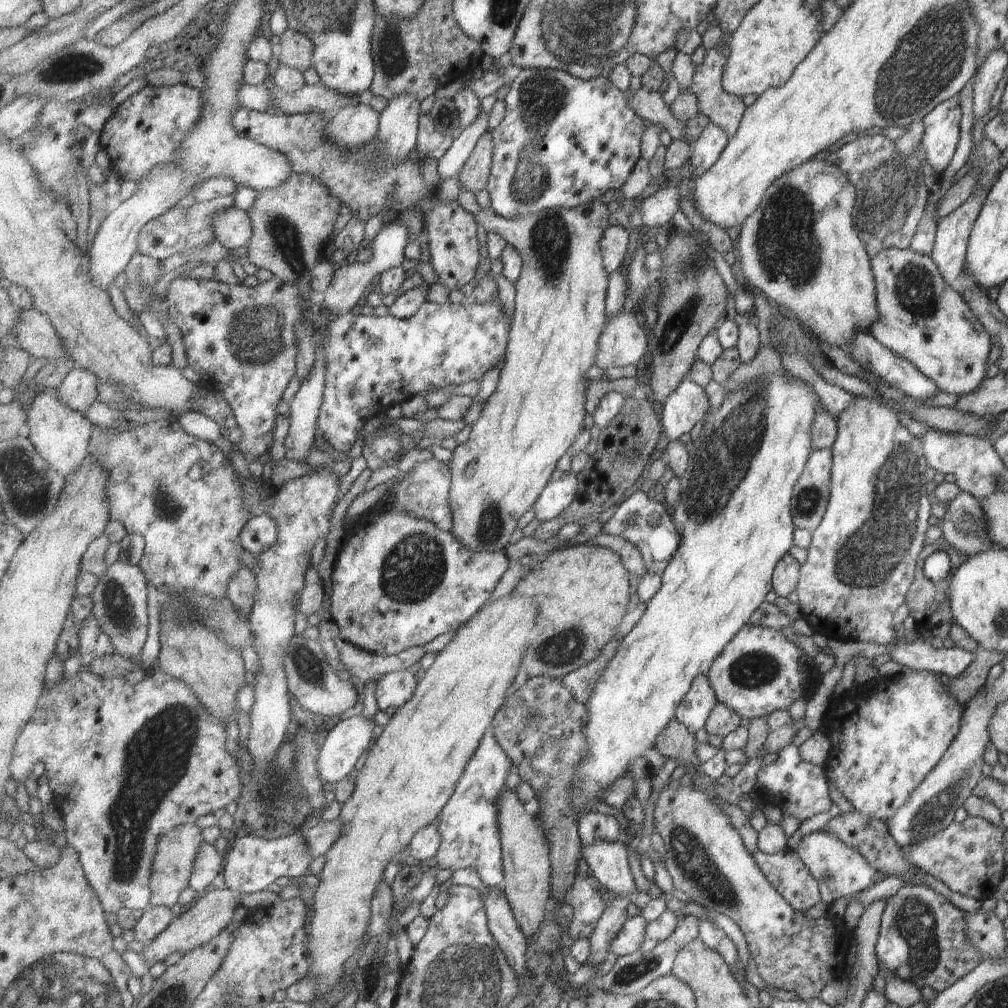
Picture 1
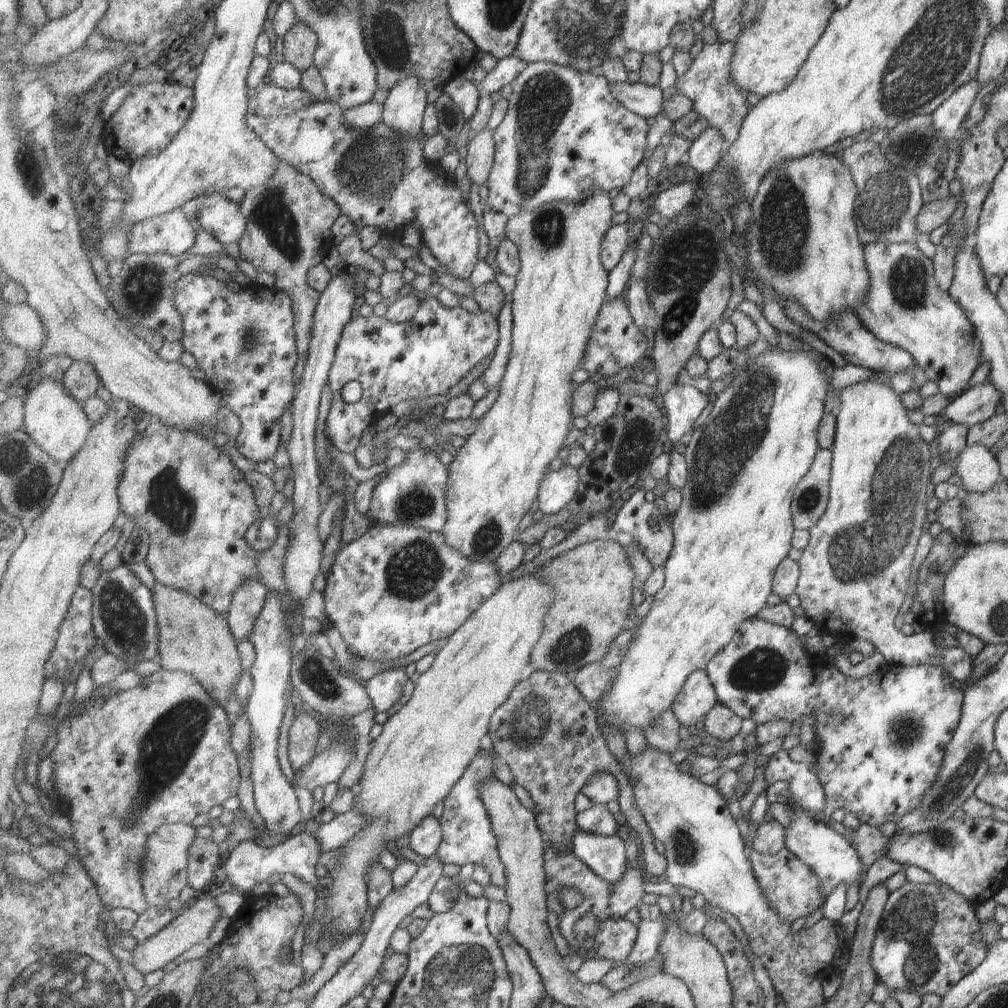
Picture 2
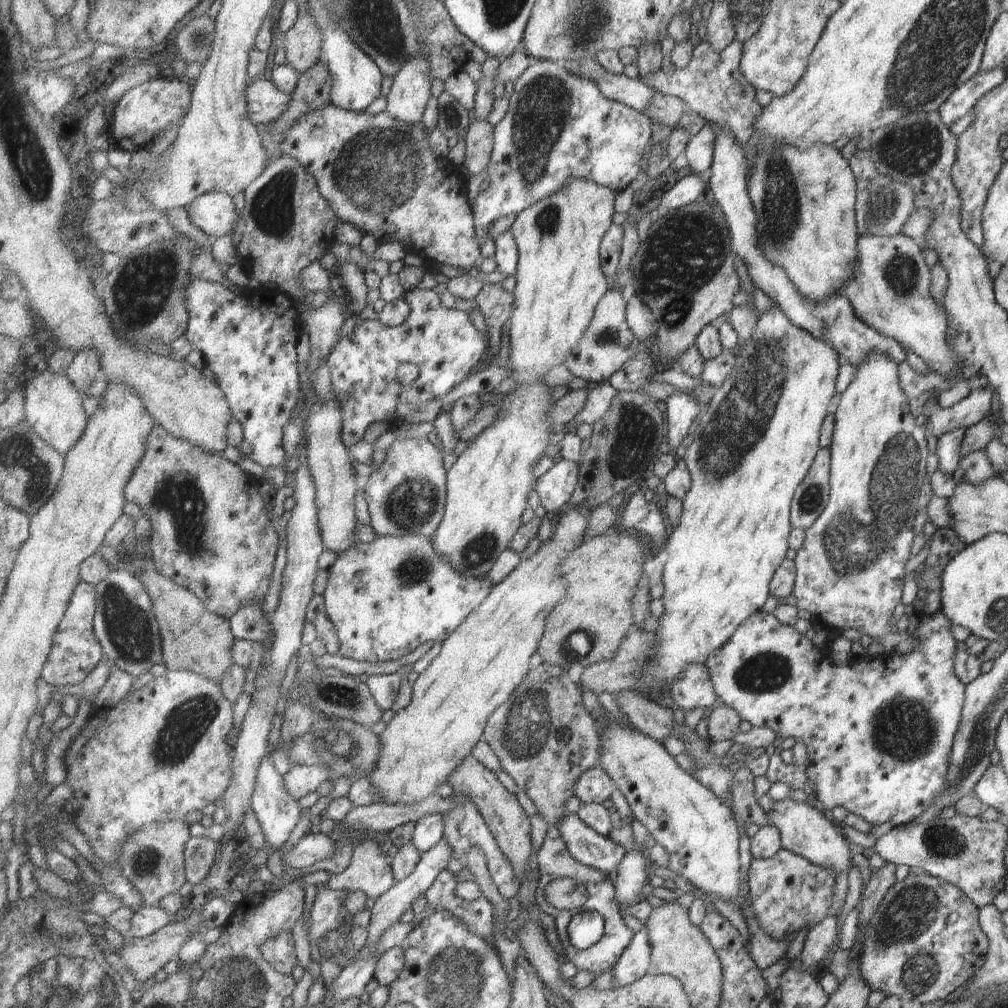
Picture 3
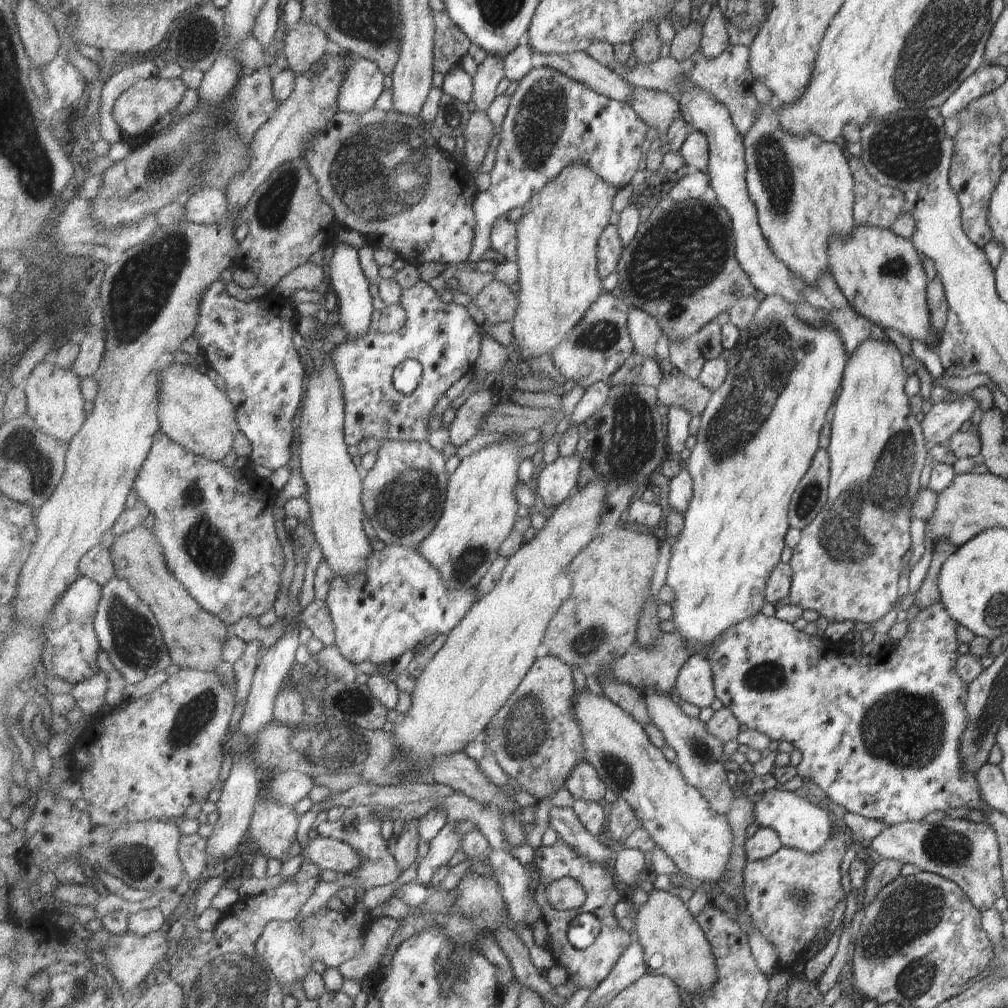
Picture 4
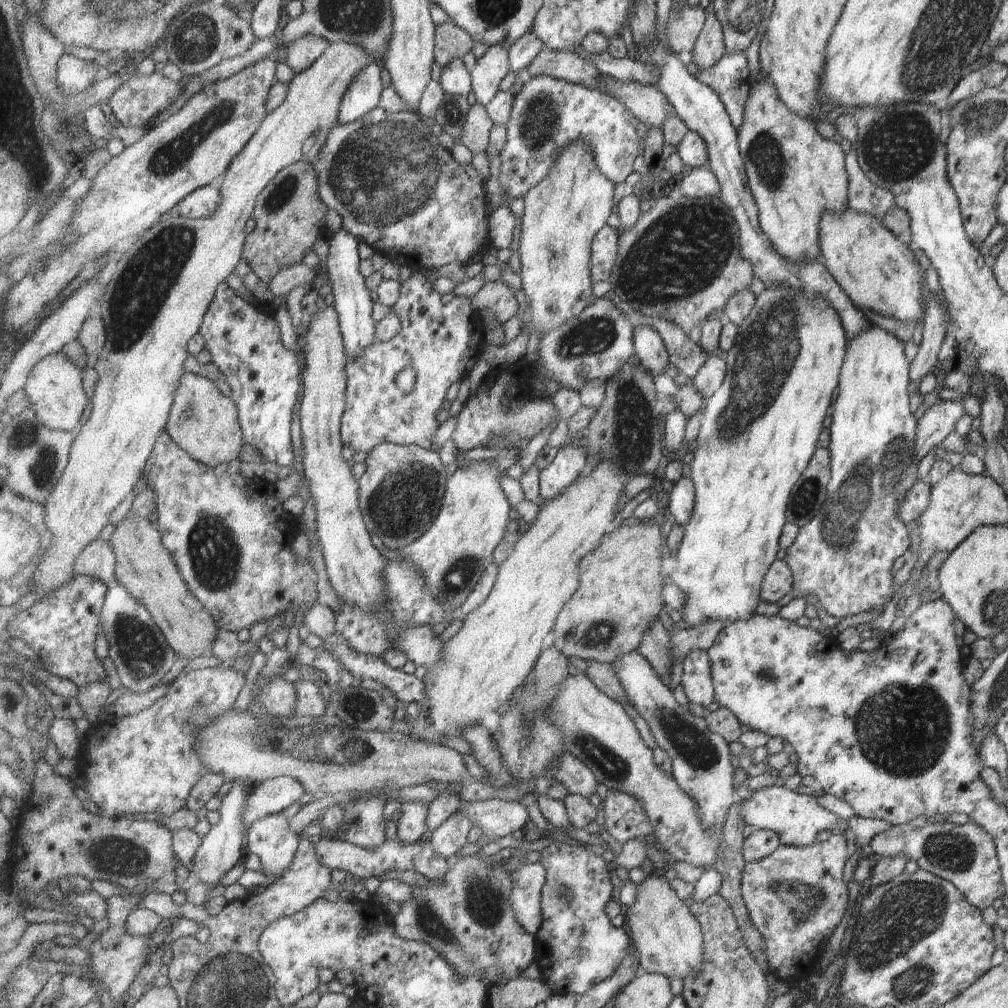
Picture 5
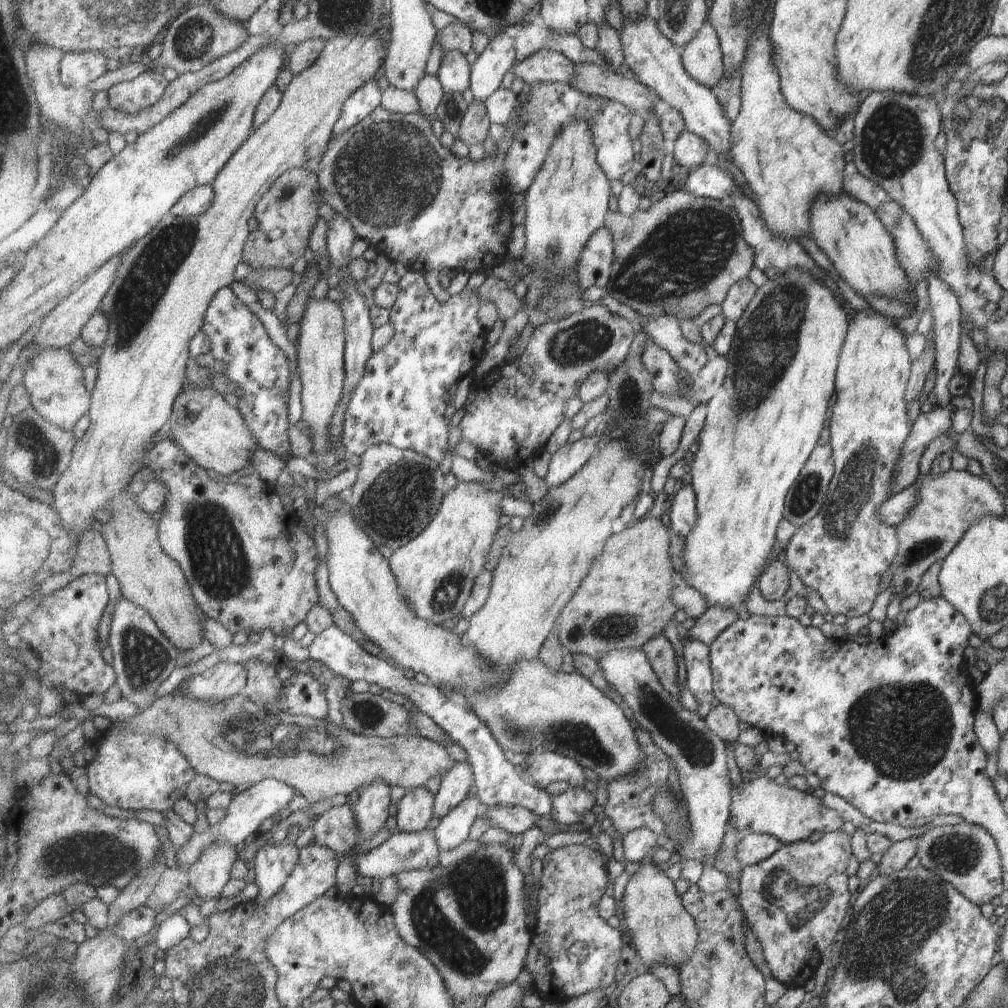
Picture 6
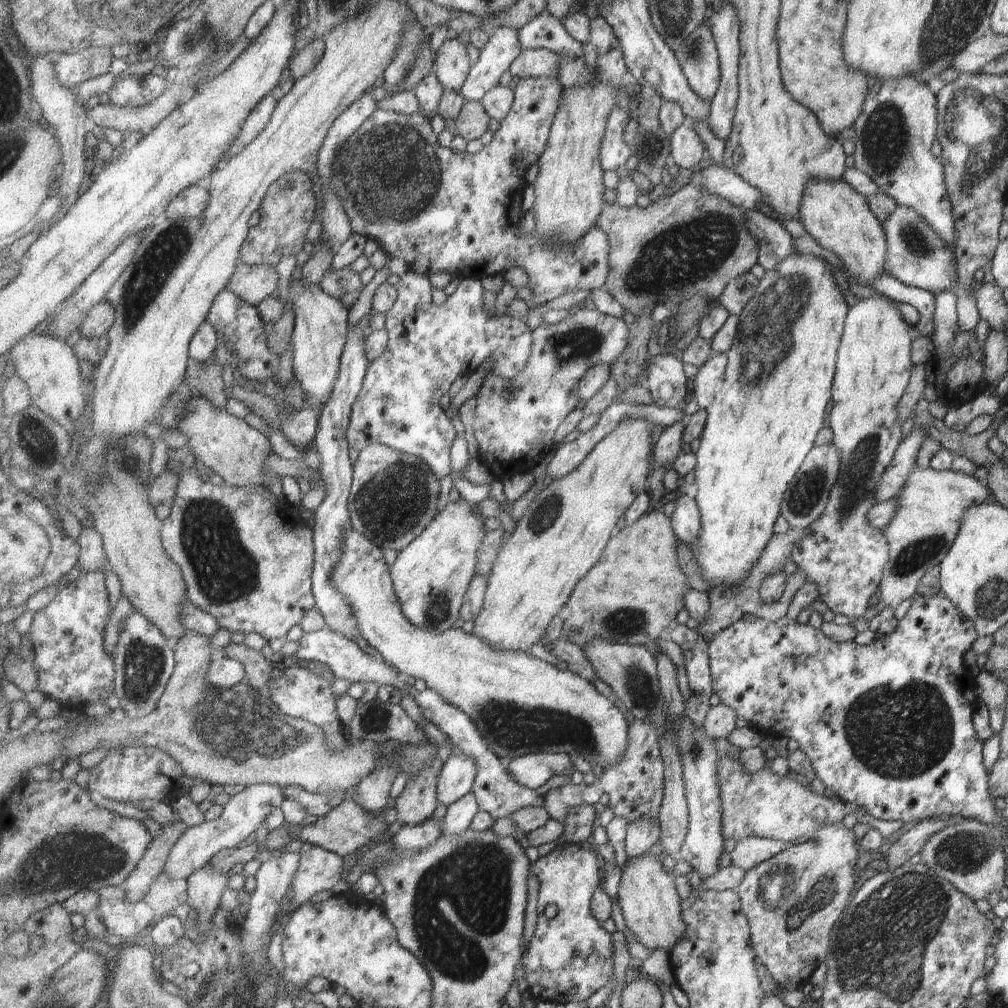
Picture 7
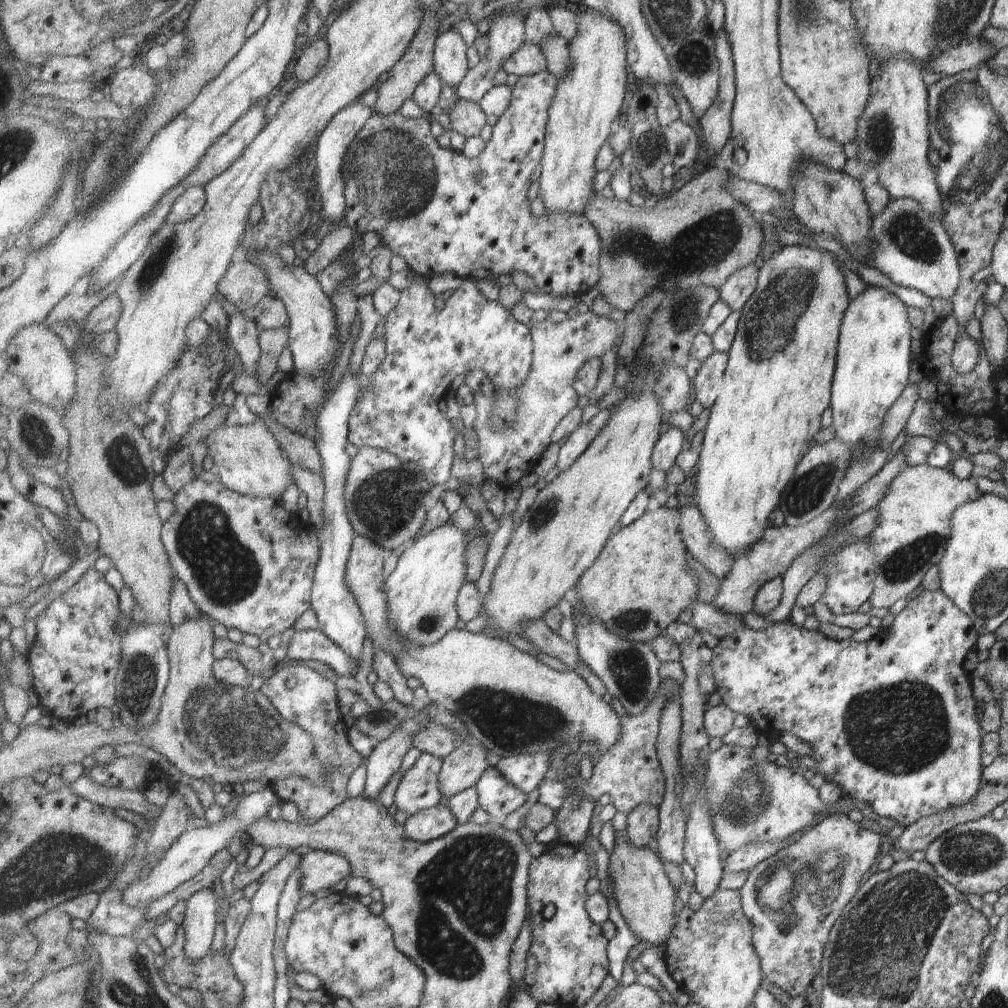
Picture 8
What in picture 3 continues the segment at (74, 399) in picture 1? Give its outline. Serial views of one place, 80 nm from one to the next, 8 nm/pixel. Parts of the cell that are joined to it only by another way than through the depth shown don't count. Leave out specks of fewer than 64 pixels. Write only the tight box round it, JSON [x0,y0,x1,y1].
[67,349,102,395]

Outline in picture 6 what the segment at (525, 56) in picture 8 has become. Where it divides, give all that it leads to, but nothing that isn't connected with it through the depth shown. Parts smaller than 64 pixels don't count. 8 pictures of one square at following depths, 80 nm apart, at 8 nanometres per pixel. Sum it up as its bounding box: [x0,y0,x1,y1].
[513,49,576,84]

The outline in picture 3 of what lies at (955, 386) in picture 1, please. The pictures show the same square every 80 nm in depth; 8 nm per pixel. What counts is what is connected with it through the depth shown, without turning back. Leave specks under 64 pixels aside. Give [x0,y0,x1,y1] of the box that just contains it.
[841,233,960,380]

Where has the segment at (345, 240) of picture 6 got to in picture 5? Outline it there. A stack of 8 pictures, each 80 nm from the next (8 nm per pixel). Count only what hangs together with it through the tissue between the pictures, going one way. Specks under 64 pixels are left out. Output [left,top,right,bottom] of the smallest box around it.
[327,226,376,359]

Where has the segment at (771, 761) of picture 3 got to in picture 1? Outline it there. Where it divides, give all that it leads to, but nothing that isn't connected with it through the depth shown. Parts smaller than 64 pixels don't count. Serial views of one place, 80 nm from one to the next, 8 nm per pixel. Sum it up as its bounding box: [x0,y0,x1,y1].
[755,745,832,823]

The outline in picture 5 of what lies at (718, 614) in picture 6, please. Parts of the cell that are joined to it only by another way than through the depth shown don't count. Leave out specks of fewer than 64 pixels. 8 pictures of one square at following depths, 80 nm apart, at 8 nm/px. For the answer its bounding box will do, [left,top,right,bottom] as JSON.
[671,619,726,665]

